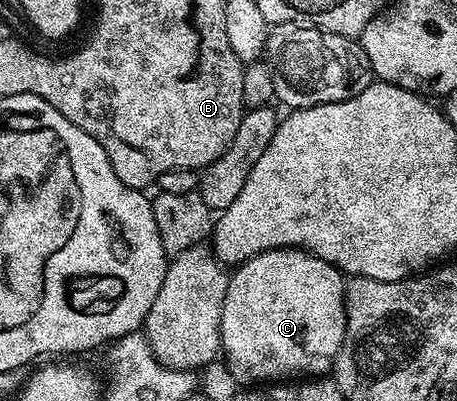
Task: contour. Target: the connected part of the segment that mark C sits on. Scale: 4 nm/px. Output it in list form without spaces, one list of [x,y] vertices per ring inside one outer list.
[[[293,248],[290,250],[271,250],[262,252],[250,260],[239,263],[231,271],[226,300],[222,304],[222,320],[220,321],[220,348],[223,361],[228,363],[230,372],[238,384],[276,384],[281,380],[300,380],[305,376],[324,376],[333,369],[338,352],[342,348],[342,340],[346,336],[346,308],[344,307],[345,275],[337,266],[331,266],[326,260],[314,256],[307,250]]]

